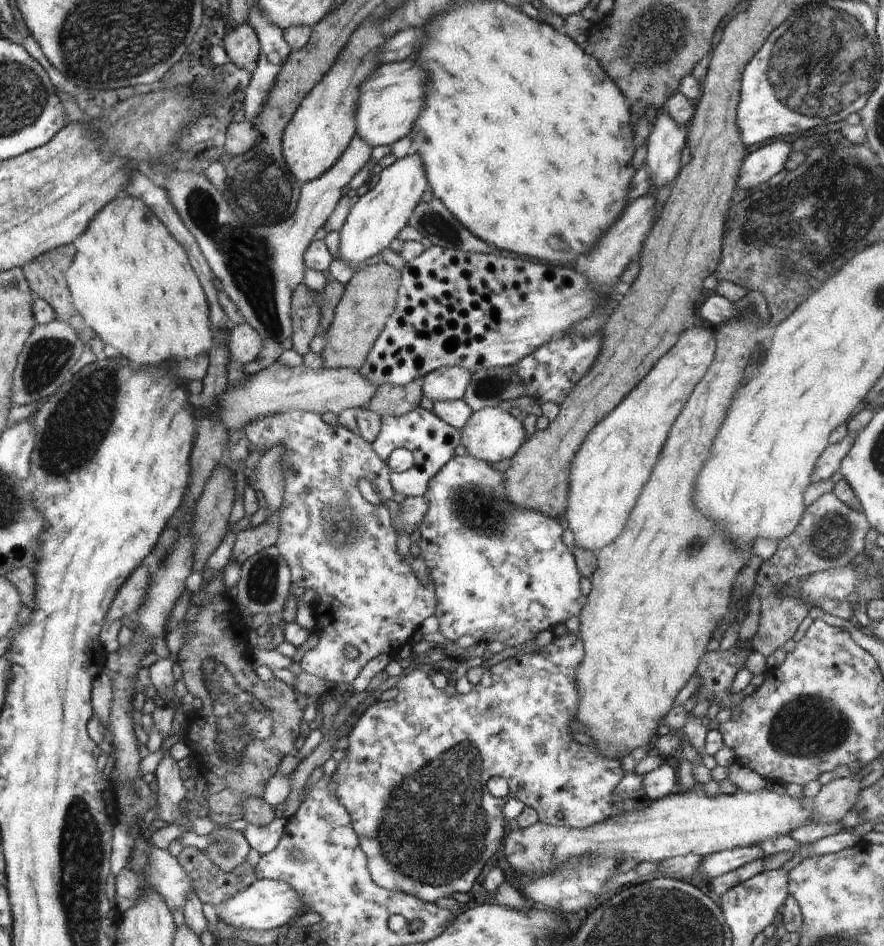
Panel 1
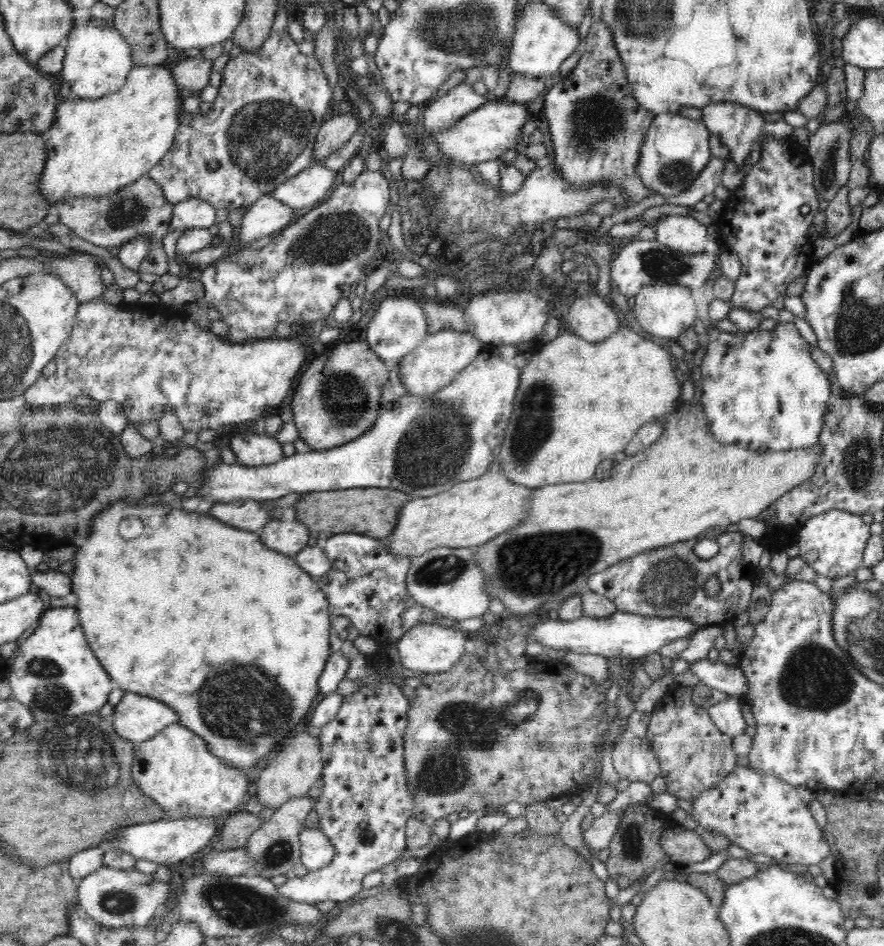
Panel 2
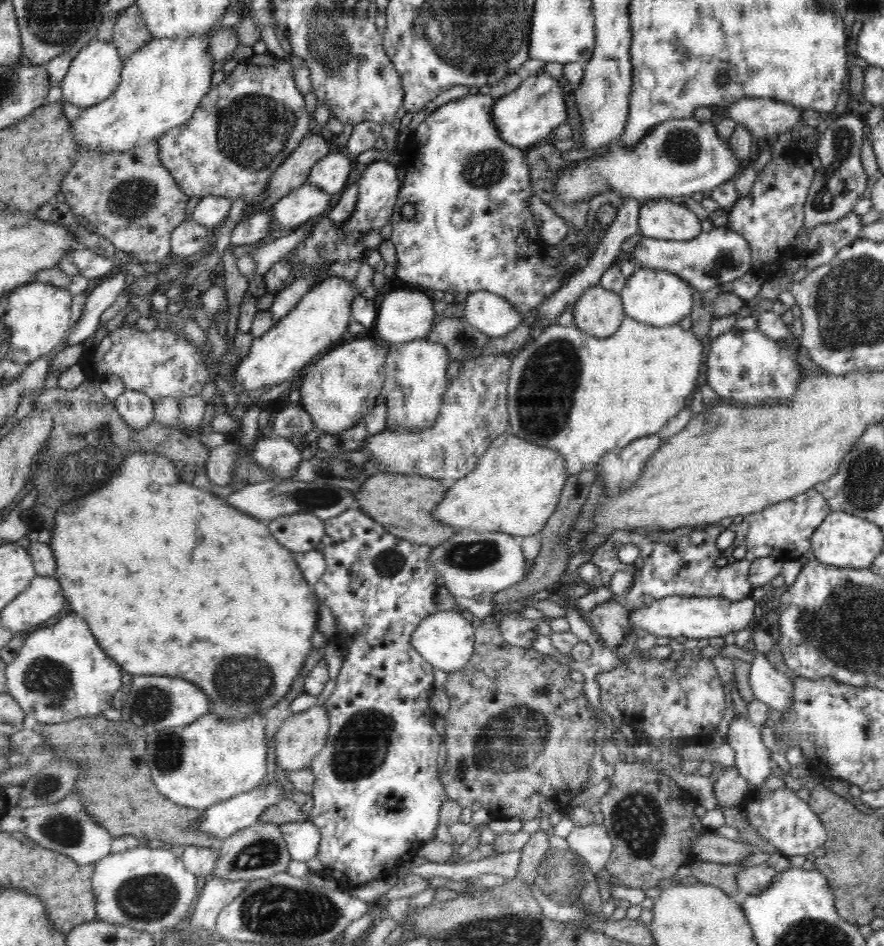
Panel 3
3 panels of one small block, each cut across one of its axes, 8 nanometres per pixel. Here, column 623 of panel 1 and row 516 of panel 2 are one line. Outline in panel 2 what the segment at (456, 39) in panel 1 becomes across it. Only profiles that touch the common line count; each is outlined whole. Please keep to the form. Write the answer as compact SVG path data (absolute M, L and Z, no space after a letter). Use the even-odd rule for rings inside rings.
M142 500L138 503L116 501L101 510L94 518L92 528L85 544L76 552L76 568L73 568L72 596L75 597L75 610L79 615L79 622L89 648L102 663L107 674L114 680L118 689L134 694L142 694L166 703L178 713L178 722L194 733L200 735L207 742L209 750L217 758L232 767L246 770L256 765L260 759L269 758L274 754L274 747L290 734L294 734L305 726L304 716L312 710L312 702L320 689L318 678L324 672L324 665L330 658L329 634L331 631L330 608L324 592L319 589L316 578L310 576L291 555L272 550L260 540L258 534L248 530L238 530L226 523L210 518L208 512L200 513L186 511L182 506L171 503L156 503ZM124 518L138 518L144 524L142 536L134 540L124 540L116 530ZM218 720L226 720L226 728L216 728L210 724L218 724Z

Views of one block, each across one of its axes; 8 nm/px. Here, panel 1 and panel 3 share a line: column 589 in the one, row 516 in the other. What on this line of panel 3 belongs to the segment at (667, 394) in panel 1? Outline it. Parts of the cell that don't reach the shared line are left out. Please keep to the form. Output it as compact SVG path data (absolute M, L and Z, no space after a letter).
M511 432L502 433L492 441L485 453L480 455L476 468L464 478L453 482L444 494L444 500L438 502L432 510L432 517L457 529L502 531L519 538L538 535L546 521L554 514L560 492L569 477L564 464L564 455L560 451L538 446Z

